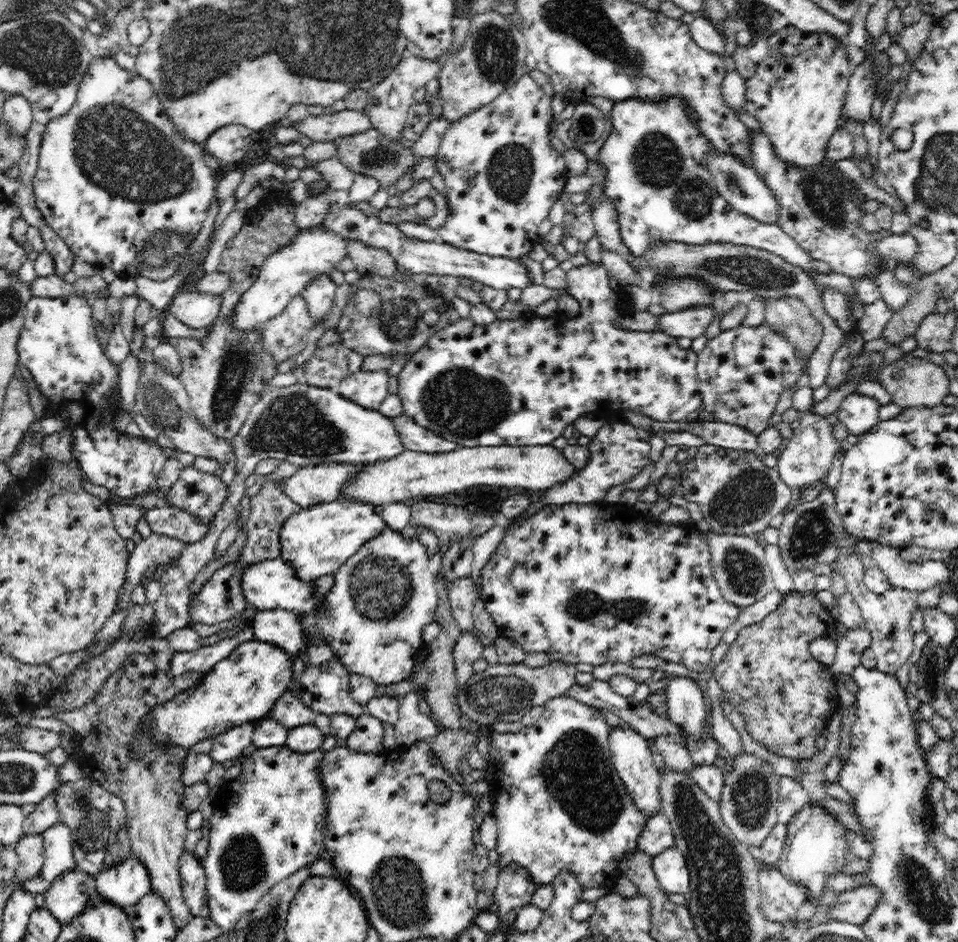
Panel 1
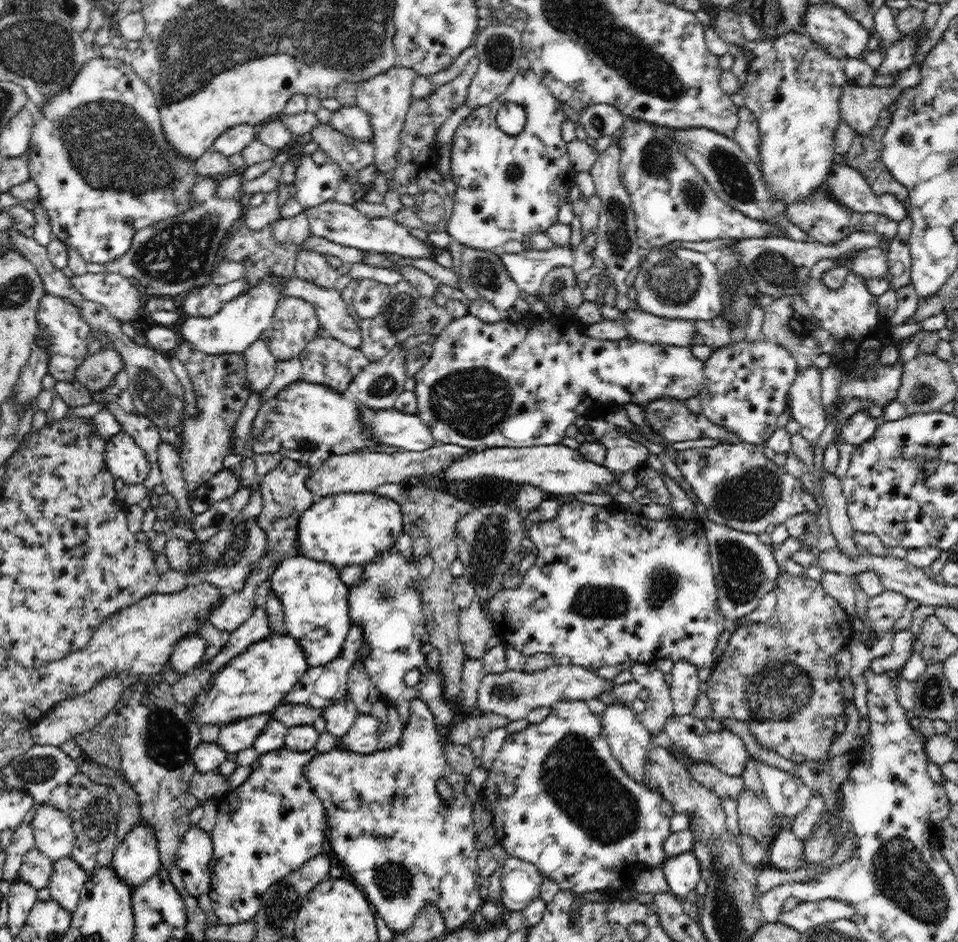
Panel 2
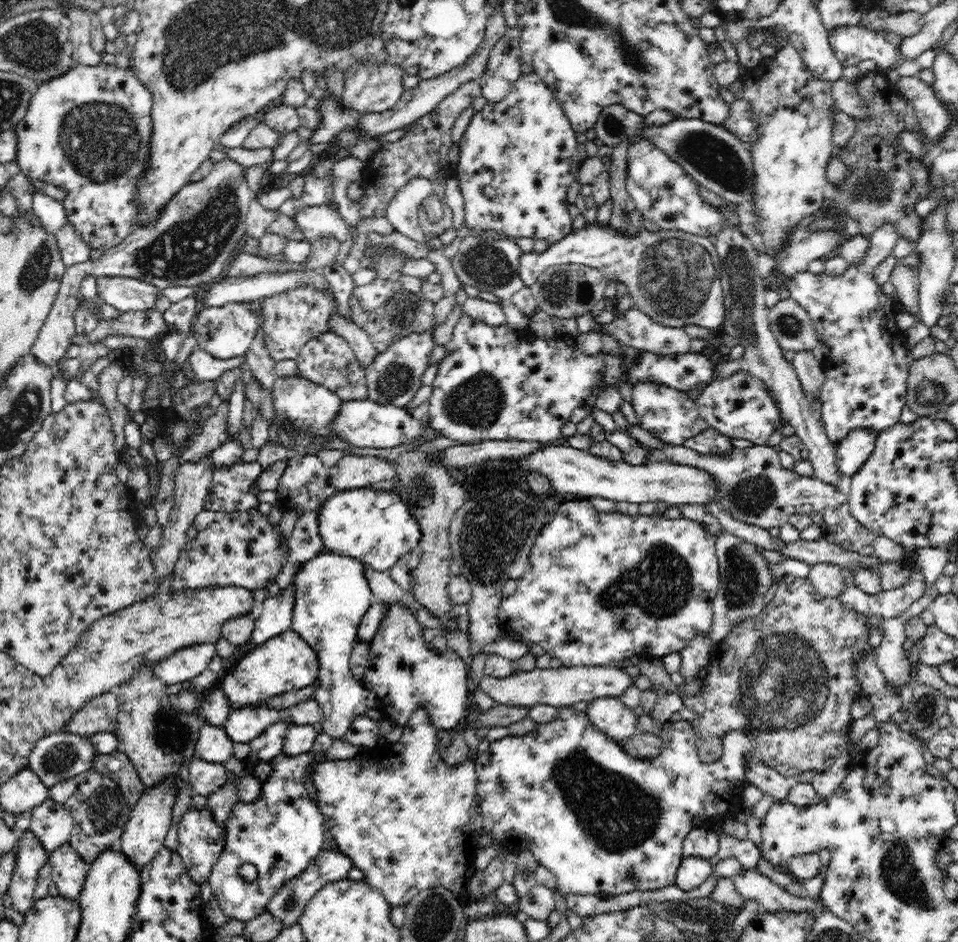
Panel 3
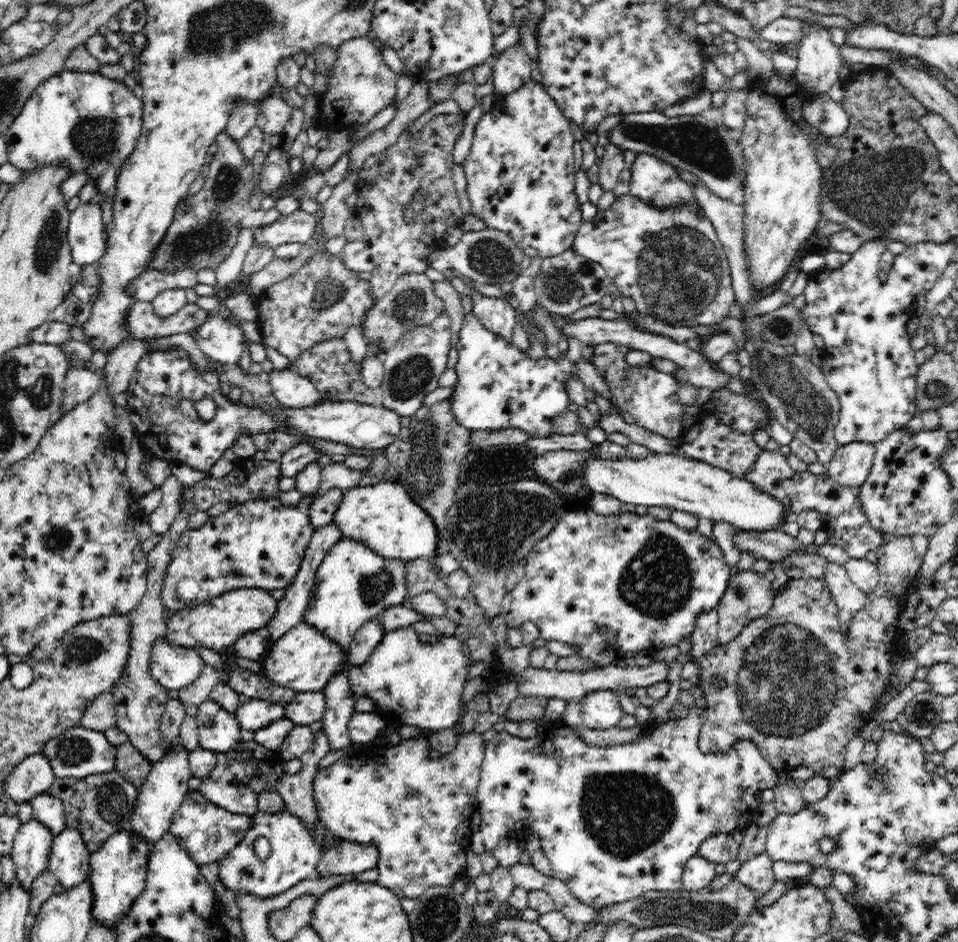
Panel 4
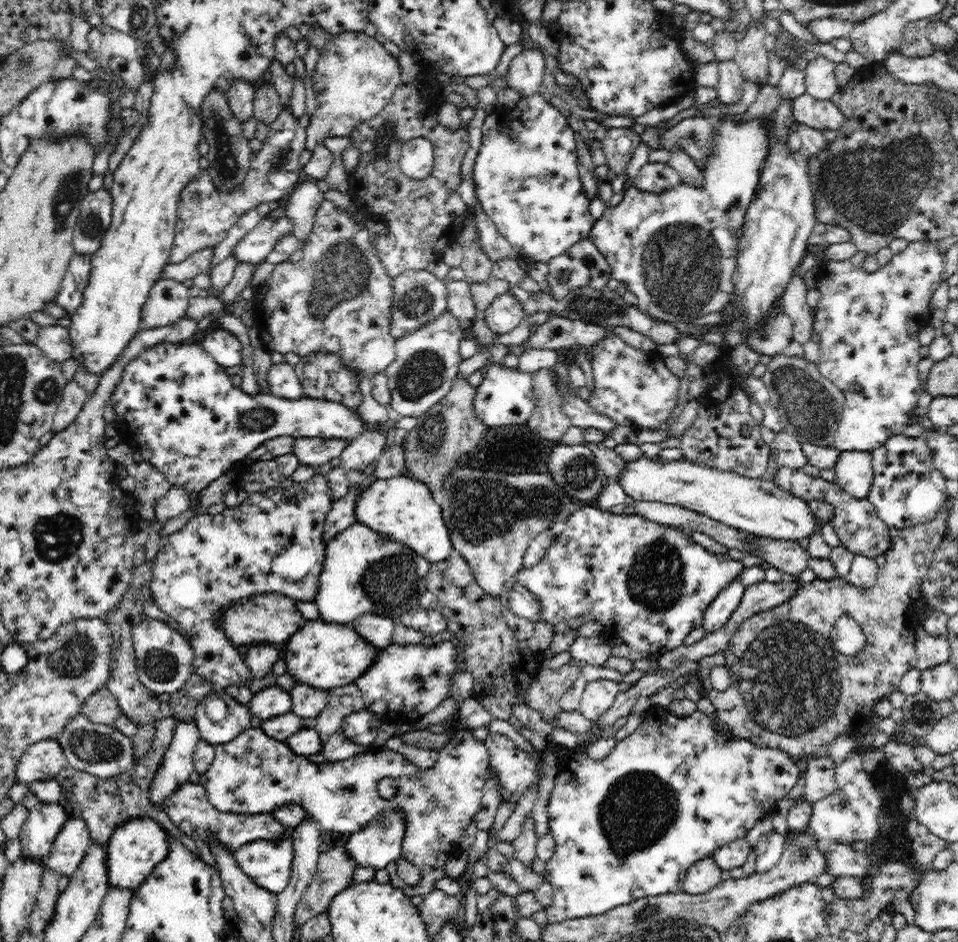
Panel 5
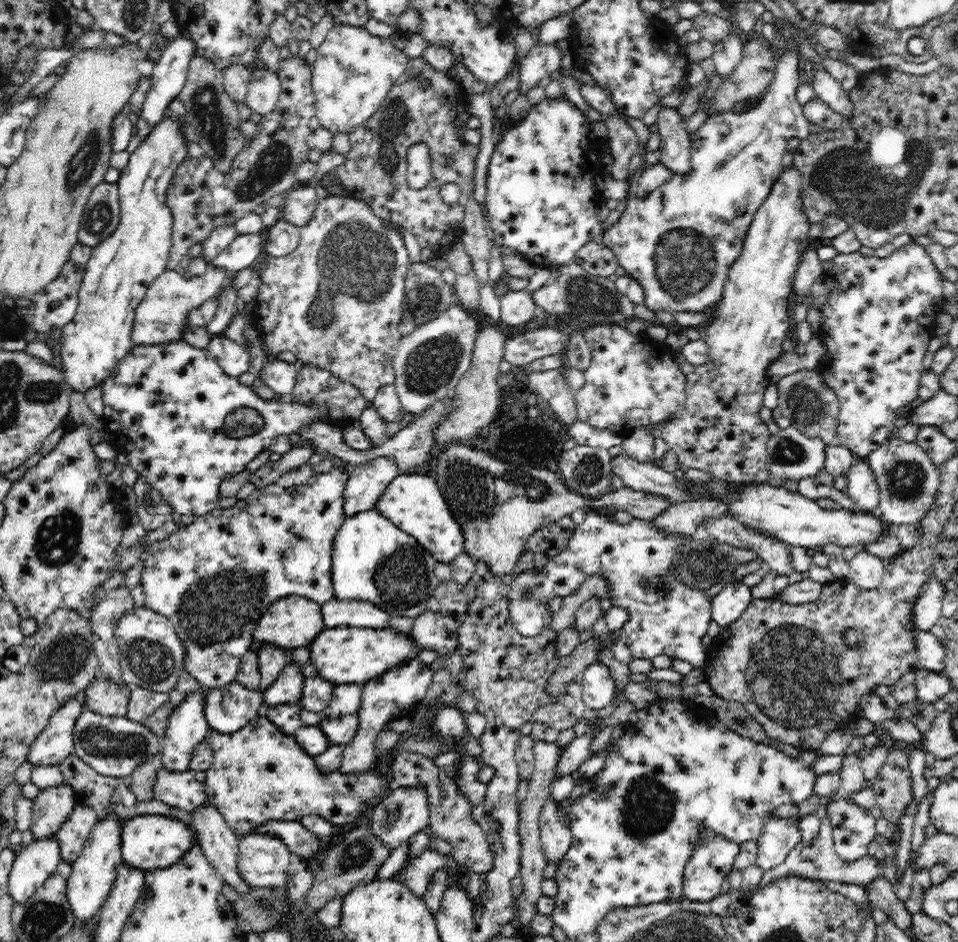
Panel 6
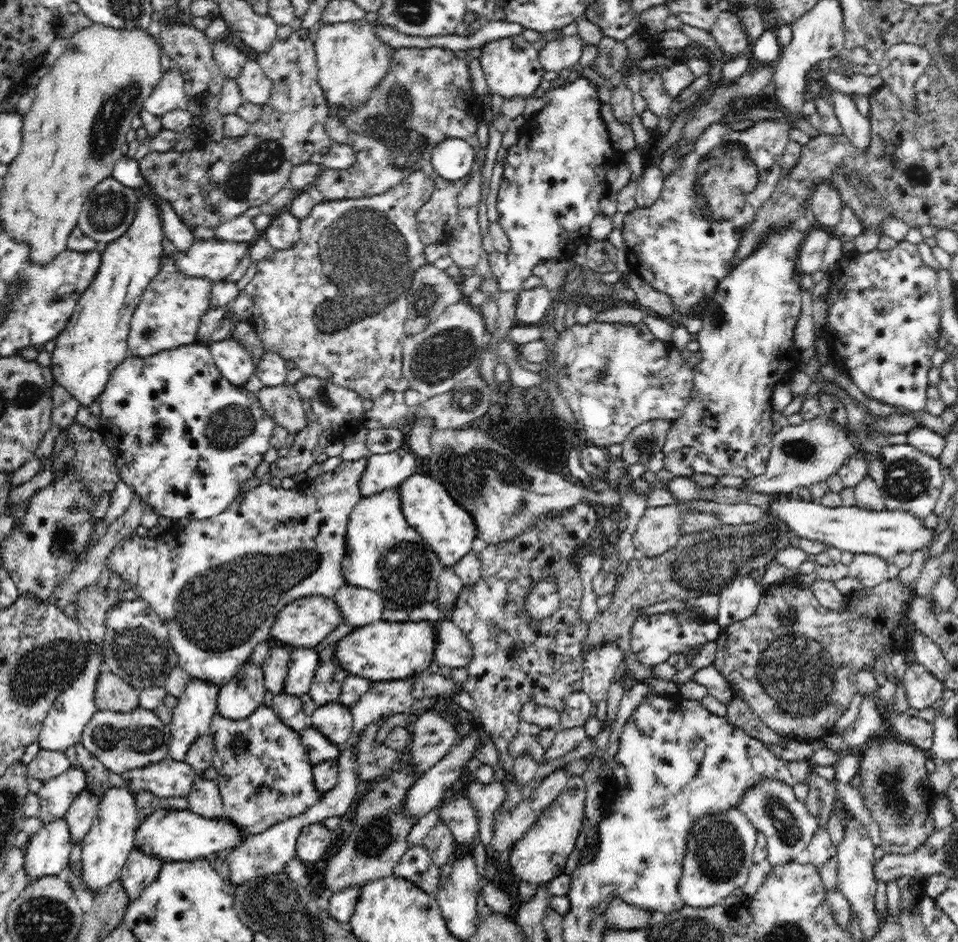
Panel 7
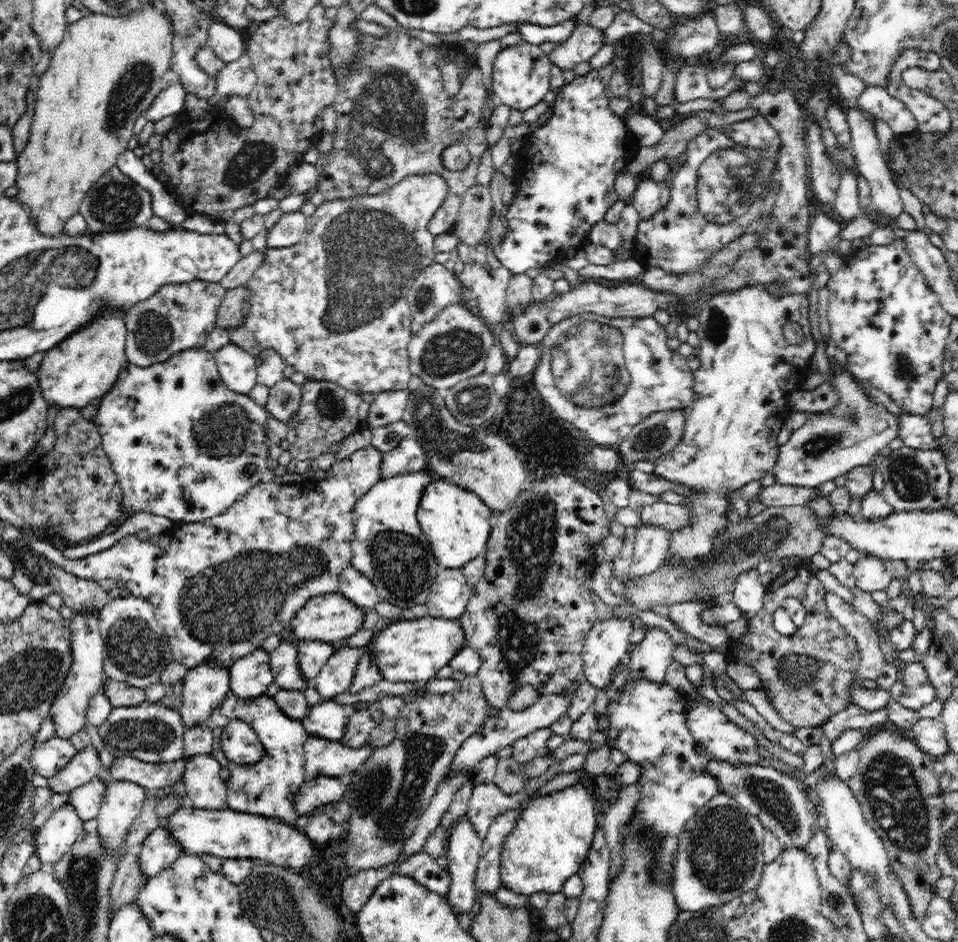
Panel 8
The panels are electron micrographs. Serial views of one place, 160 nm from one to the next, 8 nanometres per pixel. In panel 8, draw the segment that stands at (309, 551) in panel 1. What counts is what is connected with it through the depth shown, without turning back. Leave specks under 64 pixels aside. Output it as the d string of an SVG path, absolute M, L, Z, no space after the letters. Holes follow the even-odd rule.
M432 480L426 484L416 518L439 567L462 569L470 560L483 556L491 534L490 509L476 494L448 481Z

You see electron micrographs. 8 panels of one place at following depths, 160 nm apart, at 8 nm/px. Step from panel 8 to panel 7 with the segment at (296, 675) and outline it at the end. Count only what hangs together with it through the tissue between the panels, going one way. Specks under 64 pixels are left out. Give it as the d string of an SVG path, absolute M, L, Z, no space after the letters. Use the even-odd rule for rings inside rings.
M285 647L270 648L261 670L263 682L268 692L282 693L285 679L287 678L290 652Z

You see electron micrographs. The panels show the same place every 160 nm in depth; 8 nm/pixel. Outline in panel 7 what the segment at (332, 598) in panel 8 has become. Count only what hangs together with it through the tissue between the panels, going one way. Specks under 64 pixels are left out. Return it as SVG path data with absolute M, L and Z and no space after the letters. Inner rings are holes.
M308 596L289 603L279 613L268 632L269 636L289 646L296 646L297 649L310 648L316 646L318 642L322 642L336 626L340 626L342 619L338 606L332 599L324 596Z

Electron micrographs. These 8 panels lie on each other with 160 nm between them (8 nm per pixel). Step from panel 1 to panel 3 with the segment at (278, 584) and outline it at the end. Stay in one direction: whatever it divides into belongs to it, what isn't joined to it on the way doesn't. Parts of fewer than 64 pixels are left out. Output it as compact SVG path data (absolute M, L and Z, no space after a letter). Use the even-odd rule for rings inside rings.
M324 550L312 560L300 566L293 577L292 584L295 592L293 609L292 631L298 633L314 653L319 664L319 677L322 686L316 689L316 702L320 707L320 724L323 726L322 733L329 735L332 740L342 739L348 732L353 720L360 715L376 713L378 700L376 693L366 690L350 672L350 656L356 643L356 628L364 614L371 608L372 591L368 588L368 582L364 579L364 568L358 560L349 556L326 554Z

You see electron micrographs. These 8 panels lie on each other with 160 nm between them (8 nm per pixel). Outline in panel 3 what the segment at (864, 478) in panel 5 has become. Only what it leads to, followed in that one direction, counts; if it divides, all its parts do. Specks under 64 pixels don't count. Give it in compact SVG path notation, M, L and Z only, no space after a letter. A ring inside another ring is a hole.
M852 428L844 439L836 443L838 470L844 476L856 474L862 468L875 446L876 432L867 428Z

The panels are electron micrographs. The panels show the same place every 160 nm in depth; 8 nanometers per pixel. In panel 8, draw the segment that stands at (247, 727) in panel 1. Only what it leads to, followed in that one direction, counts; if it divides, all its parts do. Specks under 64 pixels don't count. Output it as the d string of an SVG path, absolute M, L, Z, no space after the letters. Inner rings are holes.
M307 640L296 645L298 664L305 682L312 683L318 672L325 666L326 660L334 654L331 643Z

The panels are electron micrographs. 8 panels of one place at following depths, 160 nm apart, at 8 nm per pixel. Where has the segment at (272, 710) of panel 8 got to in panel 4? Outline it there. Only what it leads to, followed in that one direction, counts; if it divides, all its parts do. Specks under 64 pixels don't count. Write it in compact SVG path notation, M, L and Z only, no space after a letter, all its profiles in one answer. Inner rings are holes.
M420 731L416 736L402 739L398 746L388 746L386 764L380 758L374 762L362 760L364 752L380 752L386 742L374 740L363 746L356 754L358 758L344 756L327 768L318 769L313 780L313 797L316 801L317 815L325 824L326 832L339 840L347 840L362 845L374 845L378 849L378 879L376 882L392 889L398 898L418 898L428 887L450 886L459 879L467 879L466 859L471 850L474 830L471 824L477 809L476 788L484 758L486 743L482 735L474 731L460 731L456 748L447 755L437 758L429 756L431 746L428 733ZM249 741L238 743L228 752L217 753L217 763L207 779L202 779L198 790L206 799L220 808L234 814L252 816L259 812L256 796L262 790L274 790L274 782L284 776L282 763L277 751L270 751L264 745Z

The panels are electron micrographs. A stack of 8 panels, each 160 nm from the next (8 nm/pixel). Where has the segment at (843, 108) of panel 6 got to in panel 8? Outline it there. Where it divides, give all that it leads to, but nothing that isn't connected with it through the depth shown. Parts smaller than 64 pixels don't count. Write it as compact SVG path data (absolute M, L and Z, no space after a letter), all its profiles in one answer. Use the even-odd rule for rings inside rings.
M852 105L850 109L845 112L845 116L851 135L851 140L848 144L855 152L854 158L857 162L859 174L868 181L874 207L878 209L878 214L880 215L898 216L898 214L903 212L899 188L897 188L897 186L894 185L894 181L892 181L892 172L890 172L888 164L886 164L886 160L883 157L871 118L855 105Z

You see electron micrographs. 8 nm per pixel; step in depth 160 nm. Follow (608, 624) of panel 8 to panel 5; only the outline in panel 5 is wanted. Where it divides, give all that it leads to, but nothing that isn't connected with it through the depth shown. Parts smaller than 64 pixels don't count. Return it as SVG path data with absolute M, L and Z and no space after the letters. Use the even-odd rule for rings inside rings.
M612 680L590 682L583 692L579 712L590 722L595 722L614 704L619 684Z

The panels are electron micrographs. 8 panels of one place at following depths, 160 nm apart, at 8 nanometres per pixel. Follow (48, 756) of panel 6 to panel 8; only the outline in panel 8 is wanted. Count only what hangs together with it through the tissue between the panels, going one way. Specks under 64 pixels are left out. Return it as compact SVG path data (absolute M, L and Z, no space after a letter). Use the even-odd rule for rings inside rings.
M90 612L88 614L75 614L71 618L72 641L72 670L68 672L64 686L56 695L52 706L49 708L49 716L54 723L54 737L68 741L82 729L88 732L92 724L87 719L88 707L92 697L102 688L106 680L104 671L105 642L103 641L98 618Z

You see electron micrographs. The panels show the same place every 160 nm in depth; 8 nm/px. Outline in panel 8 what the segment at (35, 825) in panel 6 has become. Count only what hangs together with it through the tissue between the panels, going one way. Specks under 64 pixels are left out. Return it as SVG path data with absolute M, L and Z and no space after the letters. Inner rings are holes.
M90 745L77 752L60 772L47 778L47 786L52 794L70 794L80 785L95 779L103 769L98 752Z

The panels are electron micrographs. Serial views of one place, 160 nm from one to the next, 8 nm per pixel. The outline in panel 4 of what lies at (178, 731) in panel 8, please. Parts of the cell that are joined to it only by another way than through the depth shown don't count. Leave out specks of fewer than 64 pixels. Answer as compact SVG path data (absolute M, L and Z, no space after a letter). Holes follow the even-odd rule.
M82 725L69 728L66 732L50 738L44 748L42 755L50 761L54 778L80 779L88 775L108 773L114 768L117 746L108 743L104 733L84 728Z

